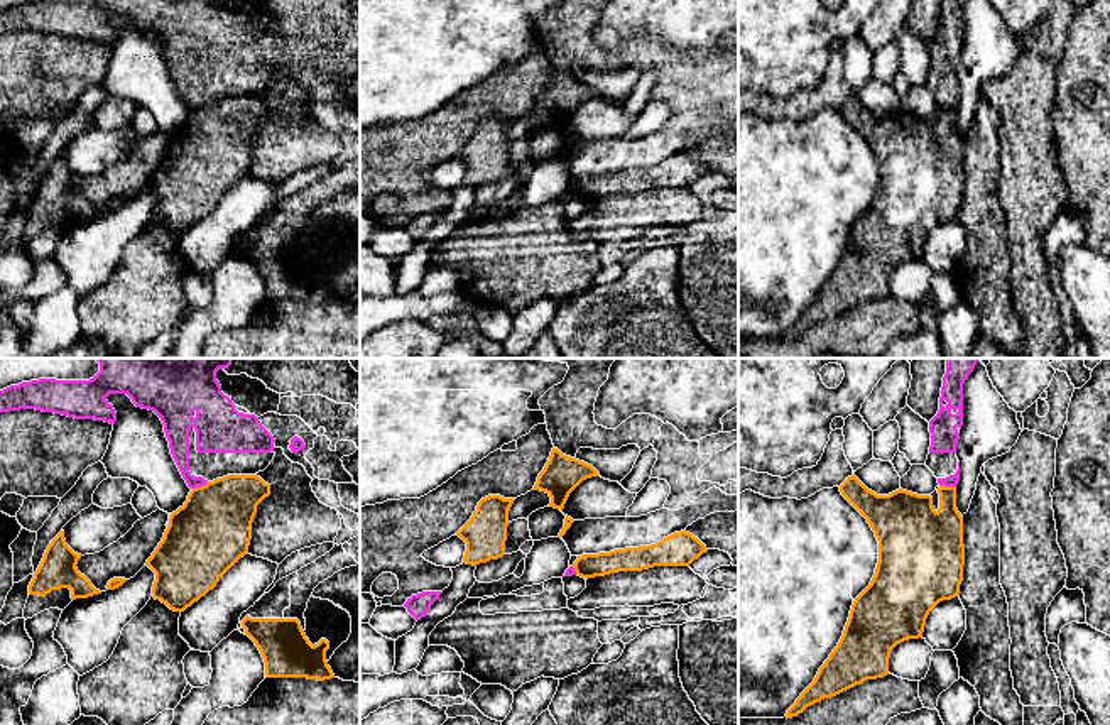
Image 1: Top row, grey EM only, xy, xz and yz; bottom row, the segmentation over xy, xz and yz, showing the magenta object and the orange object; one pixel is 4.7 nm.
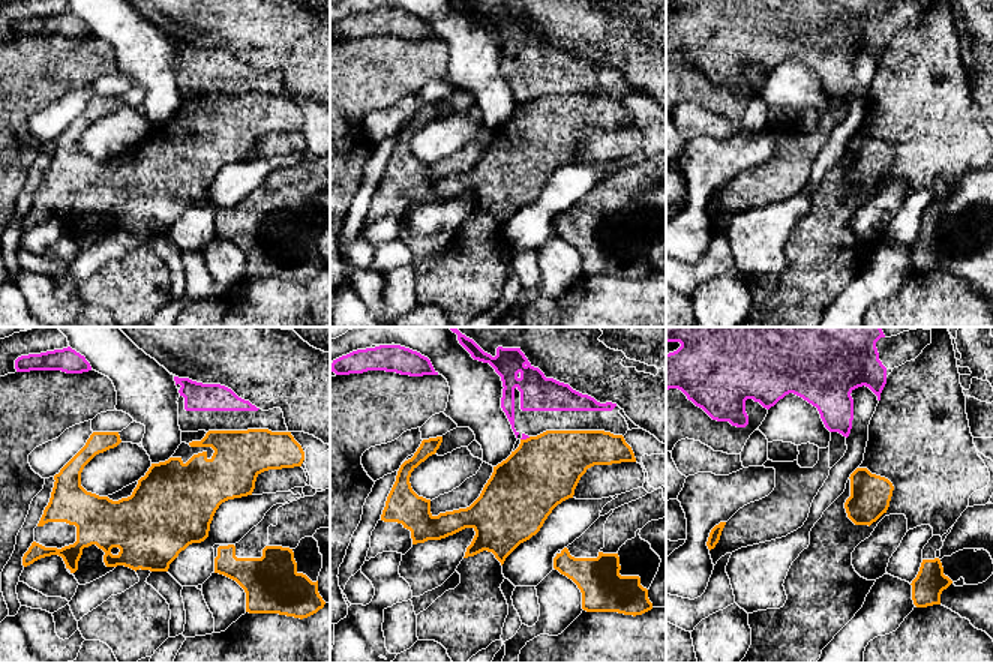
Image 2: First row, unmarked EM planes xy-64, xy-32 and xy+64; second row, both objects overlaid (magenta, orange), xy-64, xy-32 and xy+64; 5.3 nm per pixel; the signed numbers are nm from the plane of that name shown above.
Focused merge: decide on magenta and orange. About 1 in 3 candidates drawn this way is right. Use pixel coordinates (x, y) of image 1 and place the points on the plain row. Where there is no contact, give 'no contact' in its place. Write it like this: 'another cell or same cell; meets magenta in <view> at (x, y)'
another cell; meets magenta in xy at (200, 107)

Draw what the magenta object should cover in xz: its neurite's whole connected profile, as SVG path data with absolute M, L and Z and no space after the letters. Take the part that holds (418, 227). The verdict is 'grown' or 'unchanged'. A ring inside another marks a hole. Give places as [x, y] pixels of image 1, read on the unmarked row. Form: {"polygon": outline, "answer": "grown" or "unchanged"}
{"polygon": "M422 213L407 220L404 228L416 240L421 242L429 233L431 226L439 220L443 213Z", "answer": "unchanged"}

